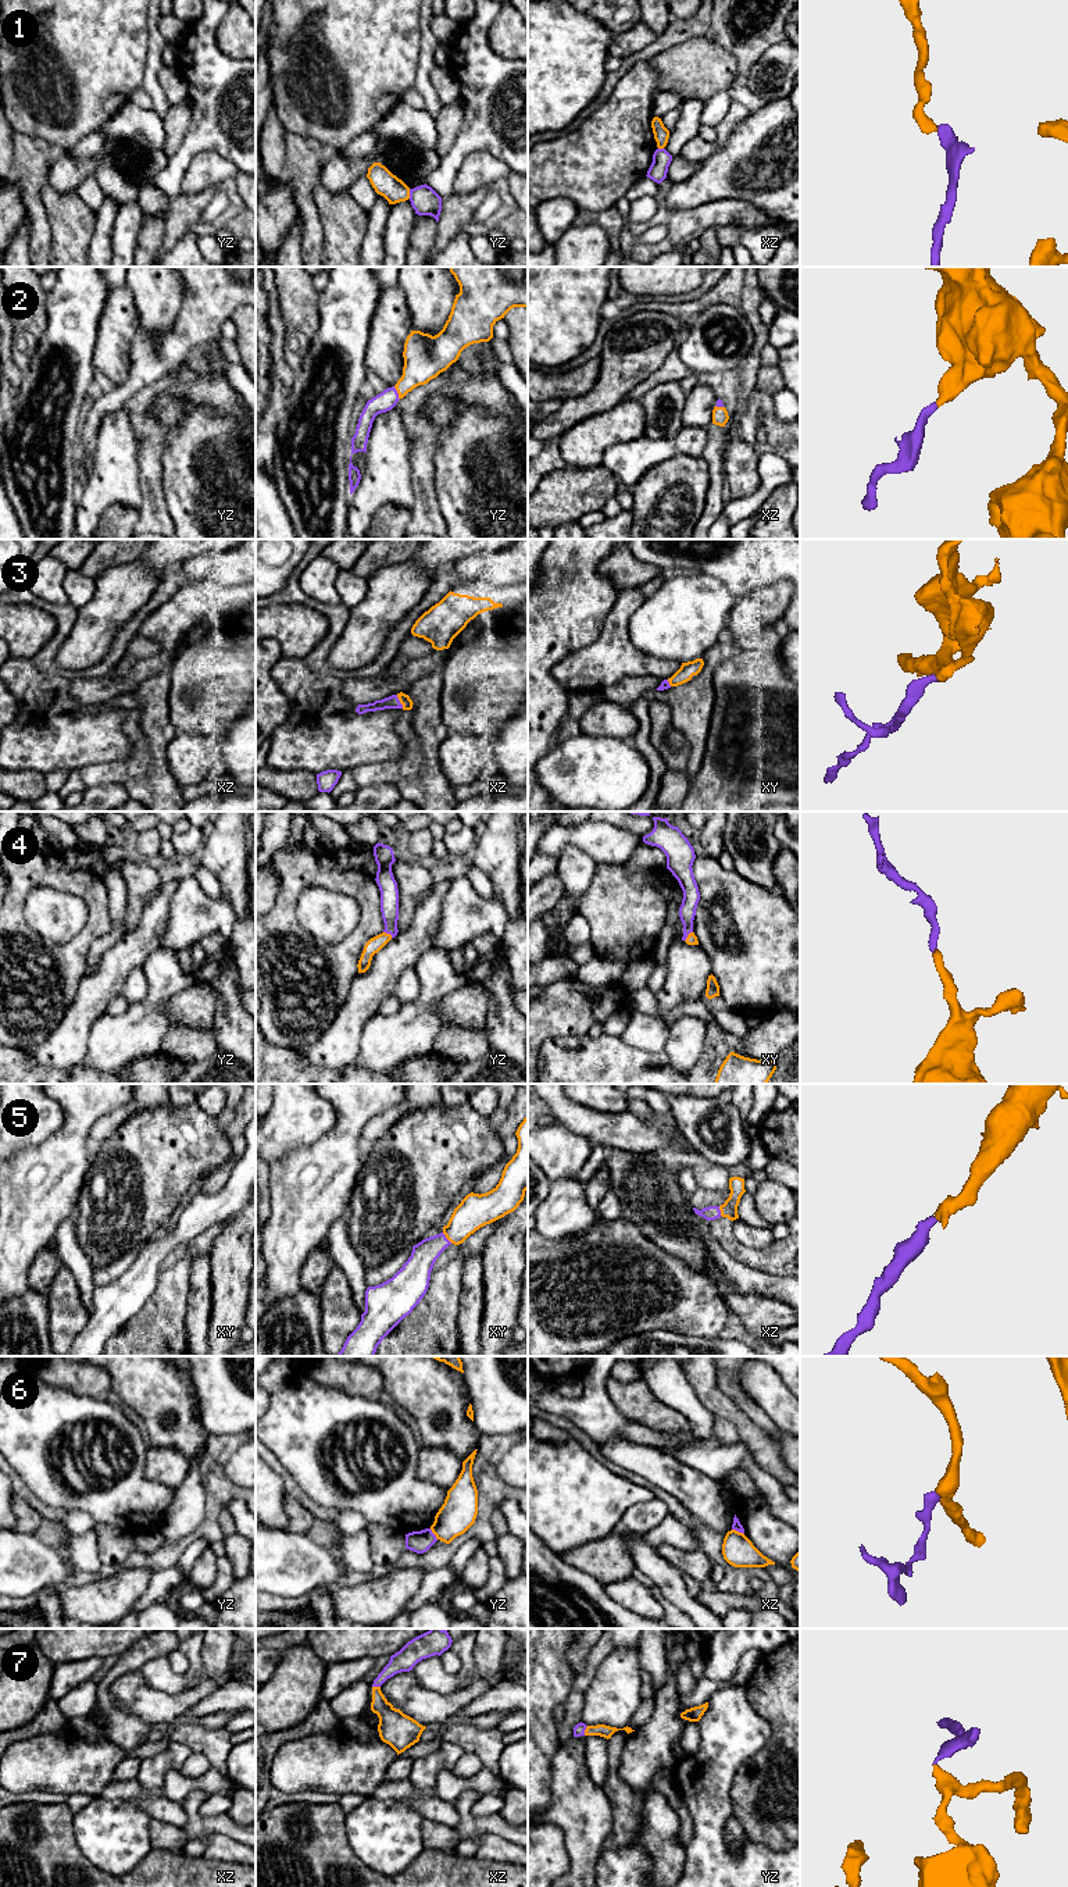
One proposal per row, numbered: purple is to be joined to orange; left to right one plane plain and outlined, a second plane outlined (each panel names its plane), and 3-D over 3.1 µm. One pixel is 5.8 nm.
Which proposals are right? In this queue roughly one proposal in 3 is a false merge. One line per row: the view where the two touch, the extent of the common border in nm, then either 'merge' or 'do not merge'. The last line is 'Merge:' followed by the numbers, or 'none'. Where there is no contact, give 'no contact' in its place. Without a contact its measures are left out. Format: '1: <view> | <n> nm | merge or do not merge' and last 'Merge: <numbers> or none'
1: yz | 60 nm | do not merge
2: yz | 90 nm | merge
3: xz | 90 nm | merge
4: xy | 80 nm | merge
5: xy | 90 nm | merge
6: xz | 80 nm | do not merge
7: yz | 60 nm | merge
Merge: 2, 3, 4, 5, 7

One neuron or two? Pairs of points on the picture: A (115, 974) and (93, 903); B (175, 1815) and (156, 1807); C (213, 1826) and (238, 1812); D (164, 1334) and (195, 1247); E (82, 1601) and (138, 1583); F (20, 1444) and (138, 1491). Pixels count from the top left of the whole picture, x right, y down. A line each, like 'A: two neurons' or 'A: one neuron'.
A: two neurons
B: one neuron
C: two neurons
D: one neuron
E: one neuron
F: one neuron

